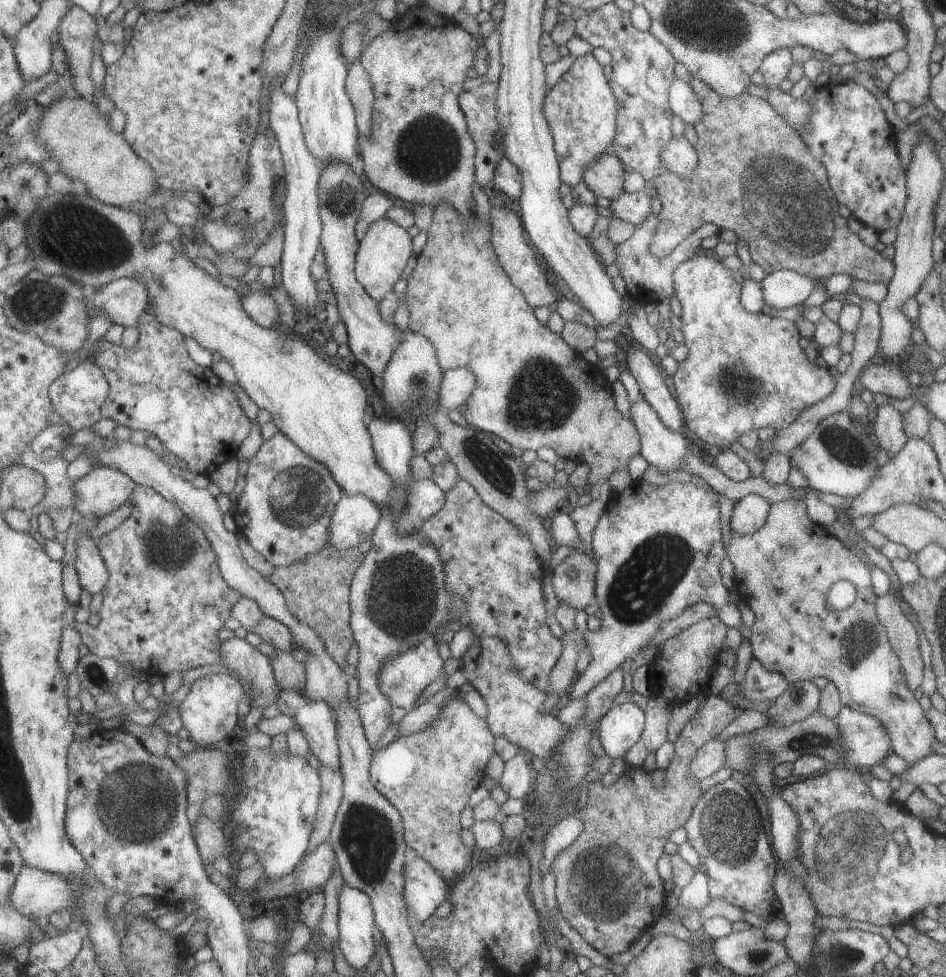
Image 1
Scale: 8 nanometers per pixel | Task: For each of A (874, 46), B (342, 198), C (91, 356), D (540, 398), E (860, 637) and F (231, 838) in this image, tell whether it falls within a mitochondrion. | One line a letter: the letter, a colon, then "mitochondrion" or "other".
A: other
B: mitochondrion
C: other
D: mitochondrion
E: mitochondrion
F: other

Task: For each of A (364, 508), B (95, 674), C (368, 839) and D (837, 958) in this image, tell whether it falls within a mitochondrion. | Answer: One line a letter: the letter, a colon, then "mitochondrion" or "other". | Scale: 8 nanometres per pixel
A: other
B: mitochondrion
C: mitochondrion
D: mitochondrion

